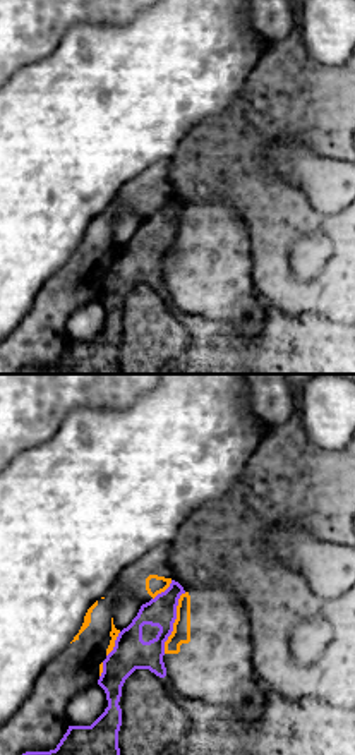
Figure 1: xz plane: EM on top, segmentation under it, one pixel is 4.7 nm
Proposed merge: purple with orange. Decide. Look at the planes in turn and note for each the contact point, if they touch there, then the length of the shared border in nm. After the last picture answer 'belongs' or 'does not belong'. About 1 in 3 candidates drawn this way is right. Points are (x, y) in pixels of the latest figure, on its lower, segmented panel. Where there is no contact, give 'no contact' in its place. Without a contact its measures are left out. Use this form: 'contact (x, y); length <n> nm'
contact (174, 622); length 300 nm

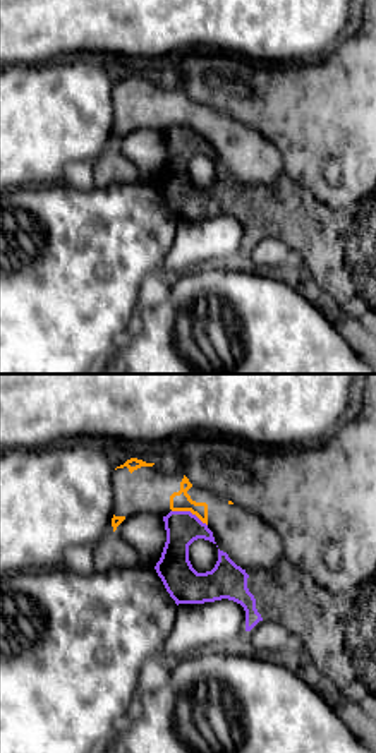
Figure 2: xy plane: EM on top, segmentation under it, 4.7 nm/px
contact (189, 512); length 180 nm

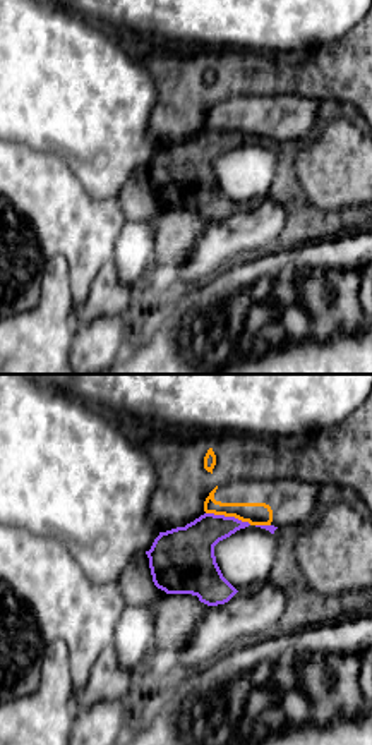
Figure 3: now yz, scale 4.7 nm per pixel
contact (228, 517); length 220 nm

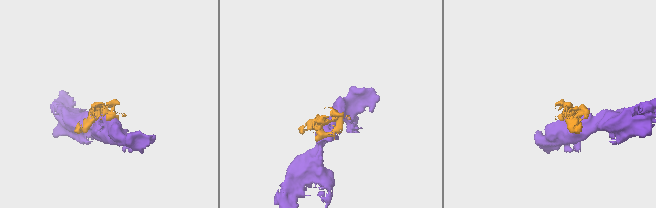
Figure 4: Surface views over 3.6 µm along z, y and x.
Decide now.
does not belong

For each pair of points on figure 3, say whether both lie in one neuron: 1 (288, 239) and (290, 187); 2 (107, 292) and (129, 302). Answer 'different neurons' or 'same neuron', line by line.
1: same neuron
2: same neuron

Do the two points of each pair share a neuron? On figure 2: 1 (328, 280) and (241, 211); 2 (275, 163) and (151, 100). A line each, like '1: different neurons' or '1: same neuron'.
1: same neuron
2: same neuron

